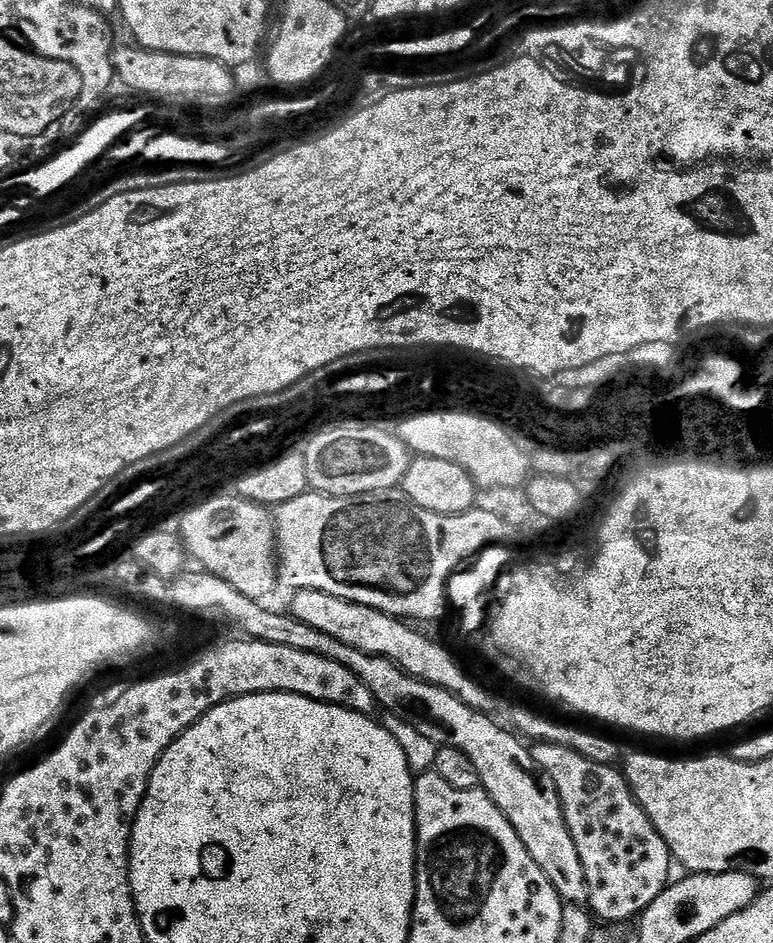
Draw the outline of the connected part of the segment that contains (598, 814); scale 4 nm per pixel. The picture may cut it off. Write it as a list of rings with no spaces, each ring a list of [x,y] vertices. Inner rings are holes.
[[[533,743],[530,748],[533,758],[538,762],[538,766],[542,766],[542,770],[546,770],[546,774],[554,782],[554,786],[558,790],[558,796],[562,802],[562,808],[566,814],[566,820],[570,826],[570,832],[574,838],[574,844],[578,846],[579,857],[582,858],[582,864],[586,870],[586,878],[588,879],[588,901],[590,908],[597,917],[599,915],[604,922],[612,922],[608,920],[632,920],[635,921],[641,912],[647,910],[650,902],[654,902],[654,898],[658,898],[658,894],[662,894],[662,890],[668,887],[670,877],[673,875],[674,861],[672,859],[672,851],[666,846],[666,842],[662,838],[662,834],[658,834],[658,830],[650,822],[650,818],[646,814],[646,810],[642,810],[642,806],[637,802],[636,796],[632,792],[631,786],[624,779],[623,771],[619,767],[611,764],[603,764],[602,762],[594,762],[590,758],[586,758],[582,754],[578,754],[572,748],[566,746],[554,746],[553,744]]]

